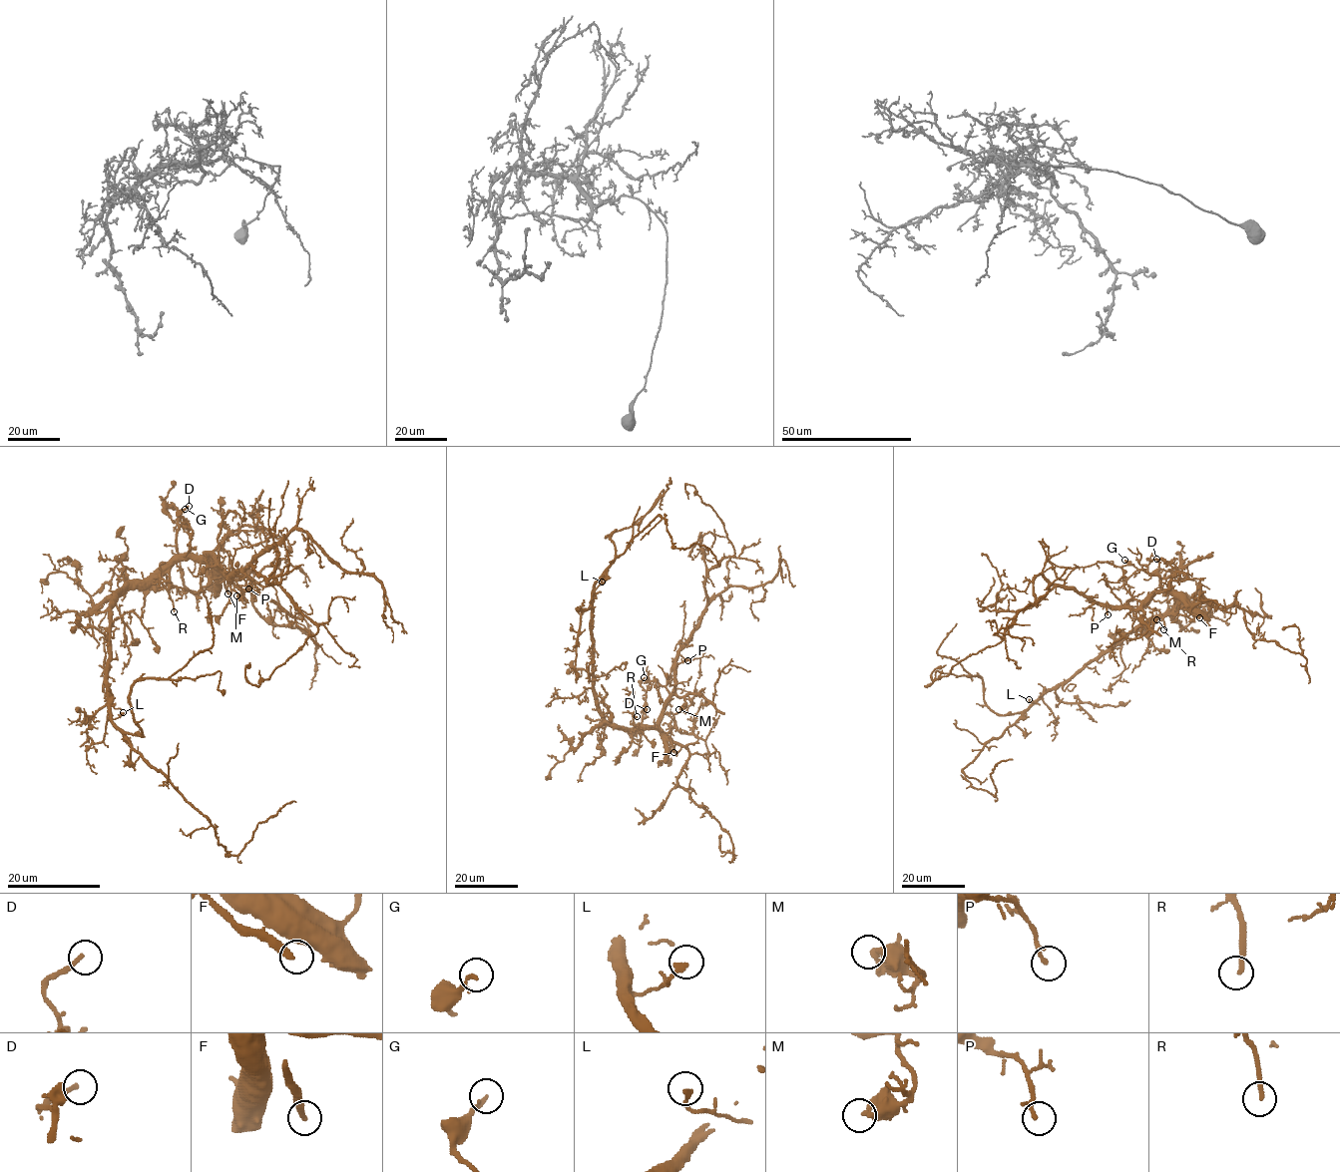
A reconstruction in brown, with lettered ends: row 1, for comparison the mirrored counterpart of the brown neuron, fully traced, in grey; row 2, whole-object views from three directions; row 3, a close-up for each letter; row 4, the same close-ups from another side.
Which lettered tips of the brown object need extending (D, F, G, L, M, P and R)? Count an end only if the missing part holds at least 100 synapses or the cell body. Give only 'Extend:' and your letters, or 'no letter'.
Extend: no letter

